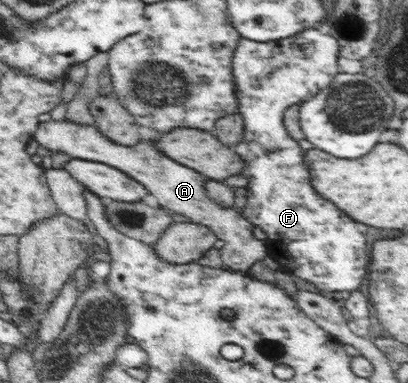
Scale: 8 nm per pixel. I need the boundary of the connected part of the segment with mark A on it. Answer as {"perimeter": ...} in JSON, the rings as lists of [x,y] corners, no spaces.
{"perimeter":[[[68,120],[39,122],[38,129],[32,139],[44,149],[60,152],[75,159],[94,161],[110,165],[138,181],[150,194],[158,200],[161,208],[180,213],[188,221],[208,227],[220,240],[226,242],[222,261],[229,269],[248,273],[257,260],[262,260],[267,253],[265,241],[254,237],[255,226],[245,219],[242,212],[234,208],[221,207],[206,194],[206,177],[198,171],[189,169],[170,157],[163,155],[154,140],[140,140],[136,145],[120,145],[106,138],[94,125],[82,125]]]}

